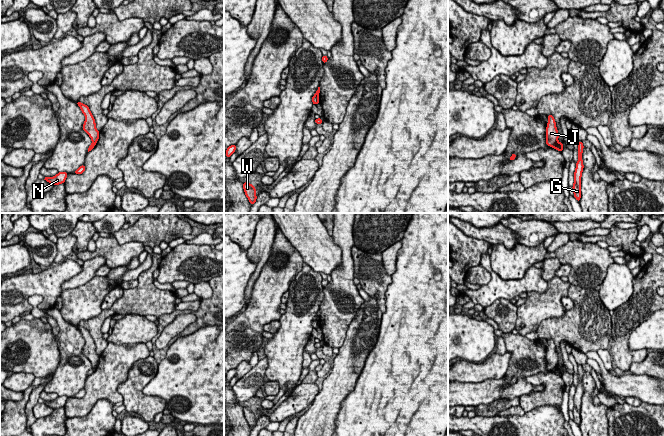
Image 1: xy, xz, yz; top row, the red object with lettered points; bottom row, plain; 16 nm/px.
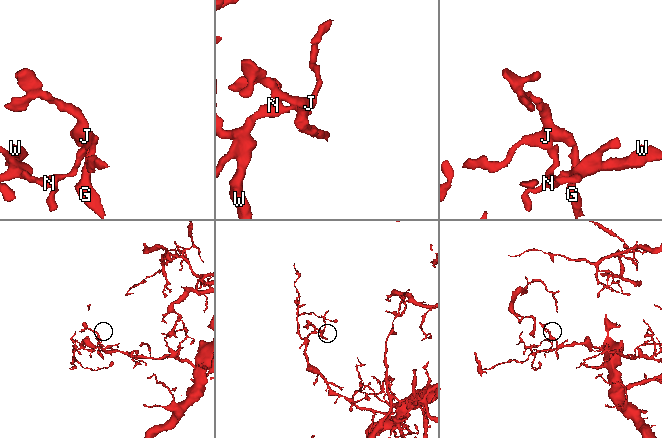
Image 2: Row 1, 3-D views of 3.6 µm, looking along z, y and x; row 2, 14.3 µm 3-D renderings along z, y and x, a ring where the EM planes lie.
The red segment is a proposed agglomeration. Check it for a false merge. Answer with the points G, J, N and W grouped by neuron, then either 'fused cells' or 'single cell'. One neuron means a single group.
G J / N W; fused cells

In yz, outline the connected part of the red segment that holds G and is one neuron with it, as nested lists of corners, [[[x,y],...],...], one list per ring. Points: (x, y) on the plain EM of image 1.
[[[578,365],[578,386],[576,387],[576,393],[574,396],[574,408],[572,410],[574,421],[579,426],[581,422],[581,400],[582,395],[584,392],[583,385],[582,385],[582,377],[583,377],[583,367],[582,365]]]

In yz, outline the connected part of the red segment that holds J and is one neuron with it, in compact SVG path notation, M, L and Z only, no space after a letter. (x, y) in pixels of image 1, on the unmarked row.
M548 339L548 348L546 352L546 368L551 371L558 366L559 357L556 352L556 346L553 339Z

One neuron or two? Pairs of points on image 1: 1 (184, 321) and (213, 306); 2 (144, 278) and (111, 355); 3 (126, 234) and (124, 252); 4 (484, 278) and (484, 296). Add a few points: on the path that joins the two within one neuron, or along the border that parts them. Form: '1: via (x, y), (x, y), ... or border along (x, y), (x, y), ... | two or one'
1: border along (193, 313), (195, 320), (180, 333) | two
2: border along (108, 342), (99, 355) | two
3: border along (115, 238), (120, 244), (133, 241), (144, 244) | two
4: border along (480, 264), (490, 274), (490, 280), (480, 286) | two

